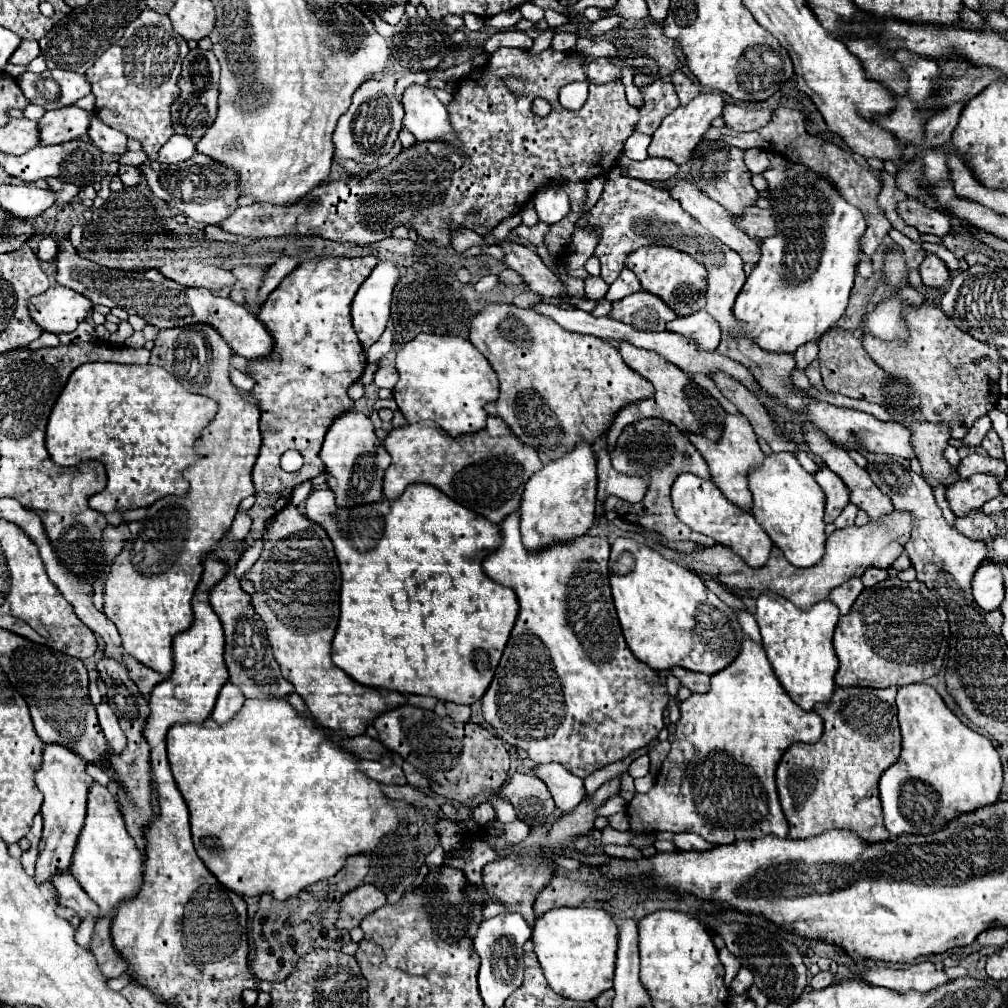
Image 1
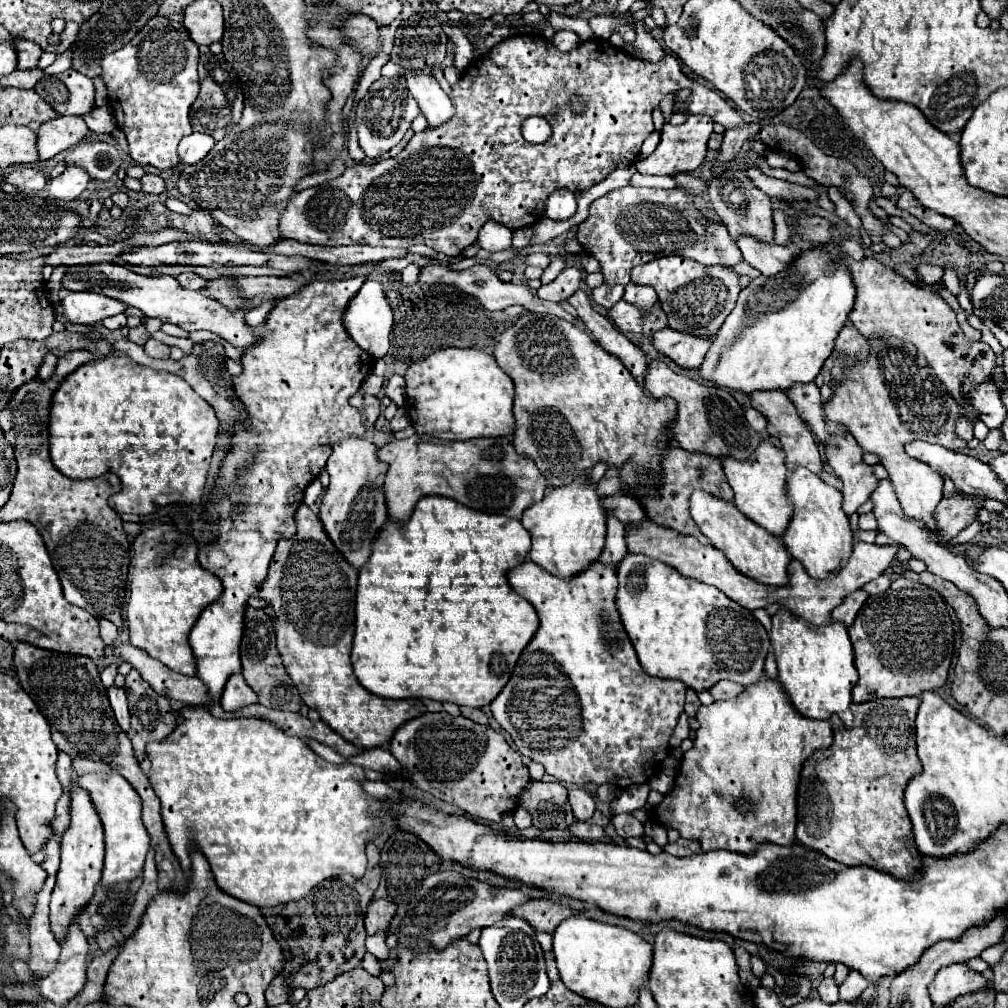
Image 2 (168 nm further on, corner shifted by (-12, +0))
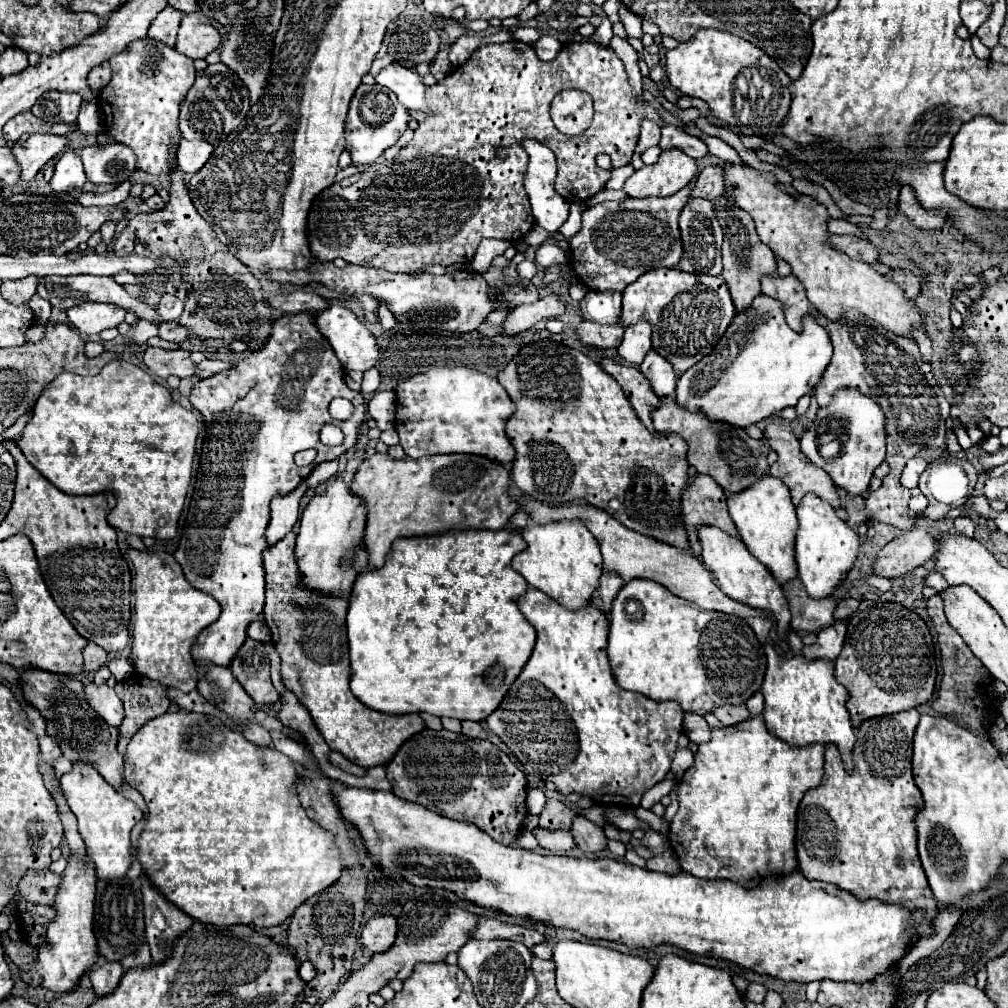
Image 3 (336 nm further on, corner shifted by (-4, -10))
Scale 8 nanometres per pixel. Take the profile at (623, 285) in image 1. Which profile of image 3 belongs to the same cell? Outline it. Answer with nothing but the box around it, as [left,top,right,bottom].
[618,320,652,364]

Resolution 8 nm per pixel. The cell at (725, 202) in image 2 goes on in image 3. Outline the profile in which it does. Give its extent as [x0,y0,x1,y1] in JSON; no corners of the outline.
[714,198,776,312]

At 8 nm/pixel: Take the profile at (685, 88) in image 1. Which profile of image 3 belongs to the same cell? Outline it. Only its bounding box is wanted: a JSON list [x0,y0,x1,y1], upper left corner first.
[306,40,666,274]

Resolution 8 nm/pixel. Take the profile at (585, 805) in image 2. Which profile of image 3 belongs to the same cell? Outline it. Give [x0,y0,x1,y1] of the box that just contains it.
[570,816,606,852]

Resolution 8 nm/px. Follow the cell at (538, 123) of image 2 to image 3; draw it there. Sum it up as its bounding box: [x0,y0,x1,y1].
[522,138,568,232]

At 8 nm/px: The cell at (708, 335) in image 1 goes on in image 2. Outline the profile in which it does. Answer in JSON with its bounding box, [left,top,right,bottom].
[654,328,714,370]

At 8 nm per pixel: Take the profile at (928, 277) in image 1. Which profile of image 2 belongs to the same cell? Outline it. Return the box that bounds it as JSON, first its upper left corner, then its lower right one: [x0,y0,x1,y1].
[916,264,944,284]

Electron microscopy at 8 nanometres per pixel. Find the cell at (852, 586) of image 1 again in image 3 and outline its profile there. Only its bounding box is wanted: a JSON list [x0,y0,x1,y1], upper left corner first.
[804,620,846,660]

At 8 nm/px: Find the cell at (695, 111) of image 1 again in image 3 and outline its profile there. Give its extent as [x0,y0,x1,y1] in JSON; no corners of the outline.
[624,148,698,198]

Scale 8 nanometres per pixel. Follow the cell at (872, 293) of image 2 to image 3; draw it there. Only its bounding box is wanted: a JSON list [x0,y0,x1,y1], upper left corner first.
[724,164,924,338]

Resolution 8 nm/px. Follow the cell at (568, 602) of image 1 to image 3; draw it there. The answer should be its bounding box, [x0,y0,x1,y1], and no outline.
[486,588,684,806]

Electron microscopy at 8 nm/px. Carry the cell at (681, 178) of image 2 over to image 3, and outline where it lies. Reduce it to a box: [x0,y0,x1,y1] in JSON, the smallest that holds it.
[678,198,722,276]

